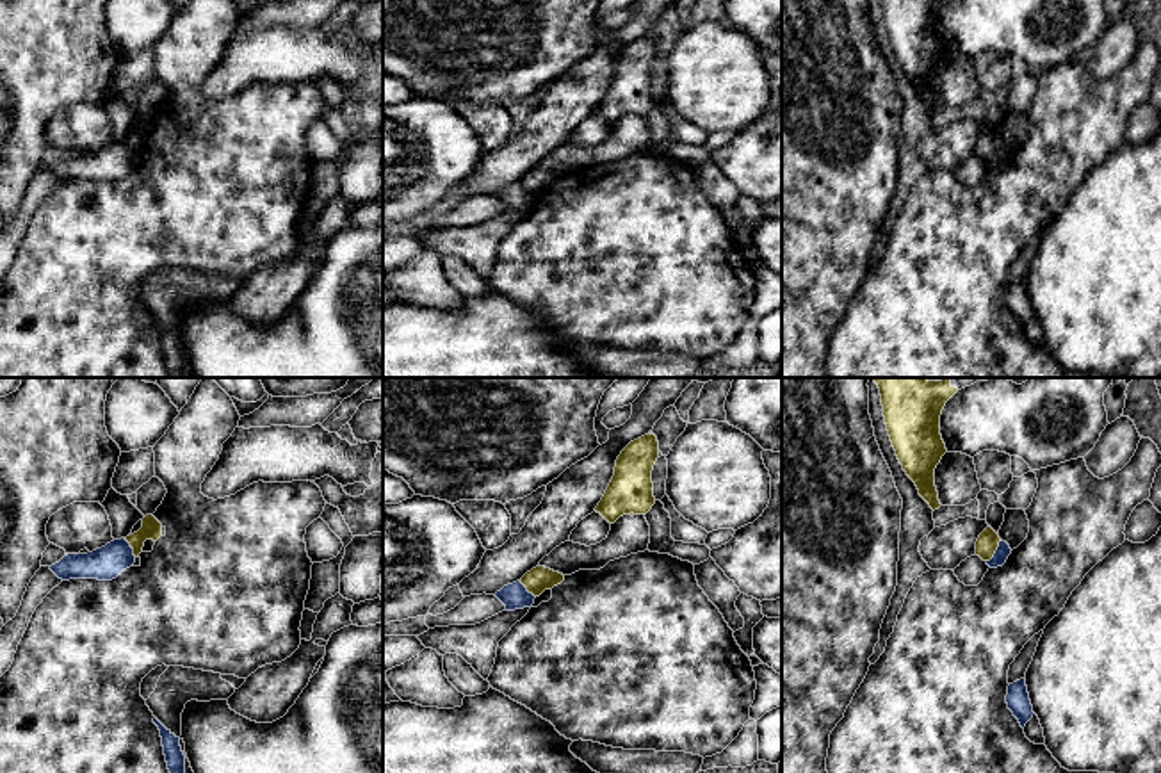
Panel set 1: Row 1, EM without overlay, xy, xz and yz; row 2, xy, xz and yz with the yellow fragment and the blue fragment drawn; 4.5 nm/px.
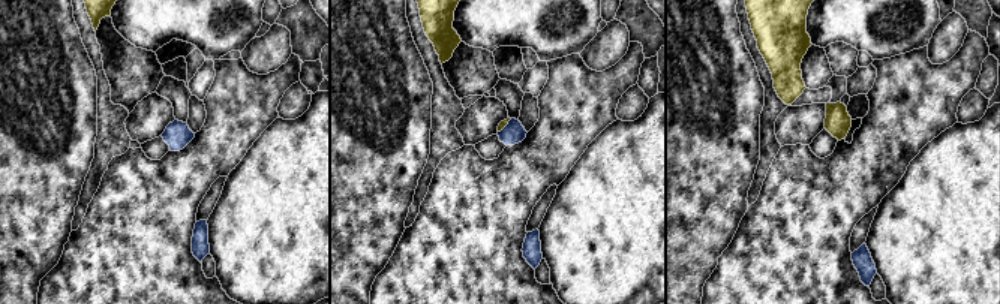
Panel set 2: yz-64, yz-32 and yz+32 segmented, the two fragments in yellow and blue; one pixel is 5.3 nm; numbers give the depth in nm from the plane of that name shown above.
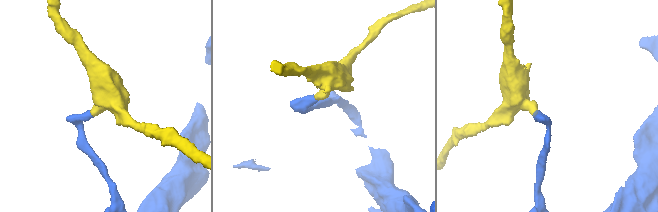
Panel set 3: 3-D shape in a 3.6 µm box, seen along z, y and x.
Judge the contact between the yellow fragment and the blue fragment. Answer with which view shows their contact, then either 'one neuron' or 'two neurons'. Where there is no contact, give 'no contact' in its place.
meets yellow in yz; two neurons

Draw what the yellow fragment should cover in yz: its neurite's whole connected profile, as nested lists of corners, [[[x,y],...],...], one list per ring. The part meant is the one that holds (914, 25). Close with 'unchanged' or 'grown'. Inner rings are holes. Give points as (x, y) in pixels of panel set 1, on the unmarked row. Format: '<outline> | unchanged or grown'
[[[881,0],[896,57],[933,112],[942,107],[935,87],[935,69],[947,53],[940,36],[940,16],[947,2]]] | unchanged

